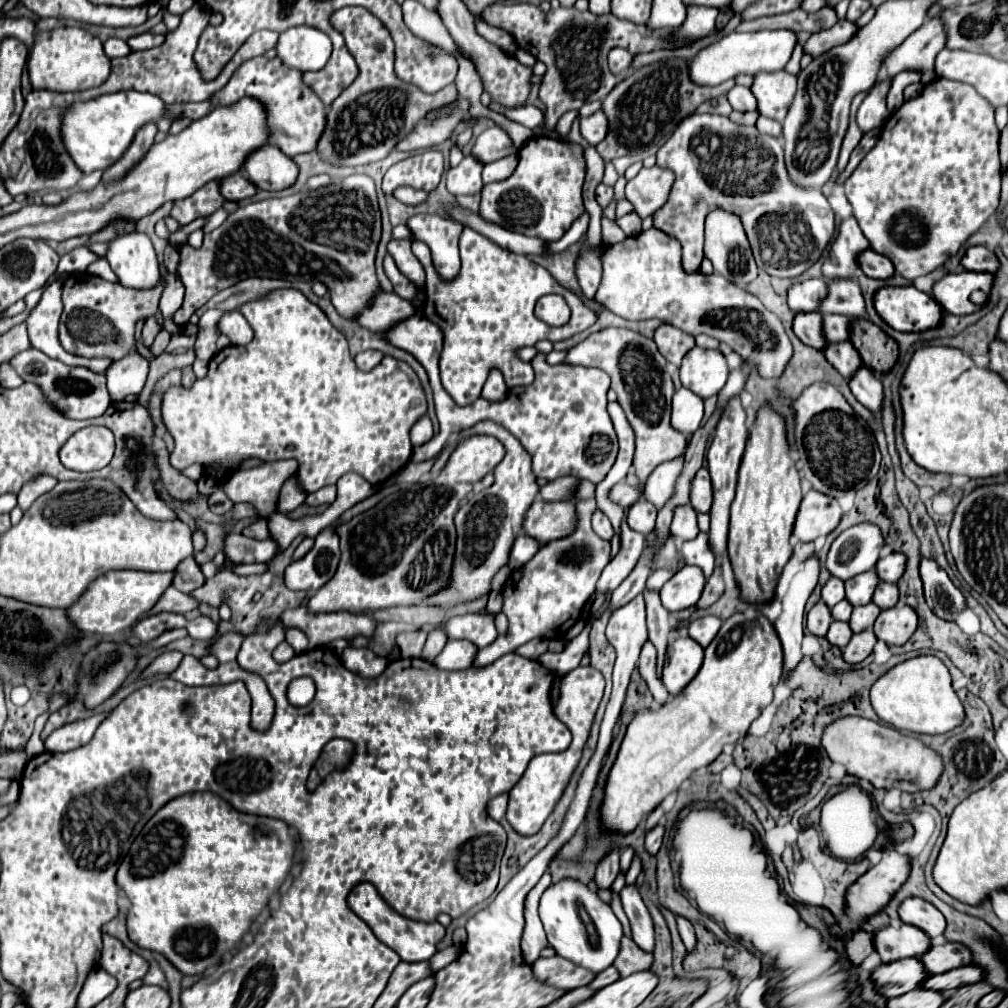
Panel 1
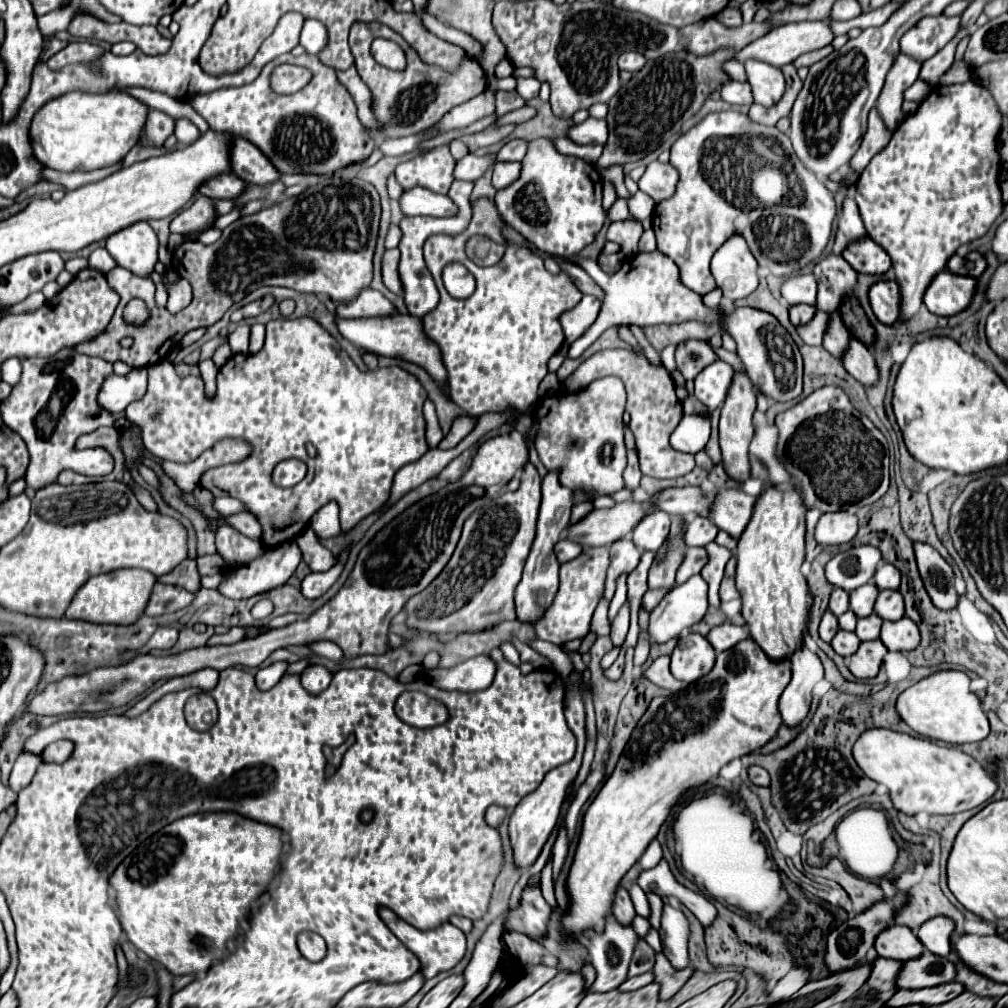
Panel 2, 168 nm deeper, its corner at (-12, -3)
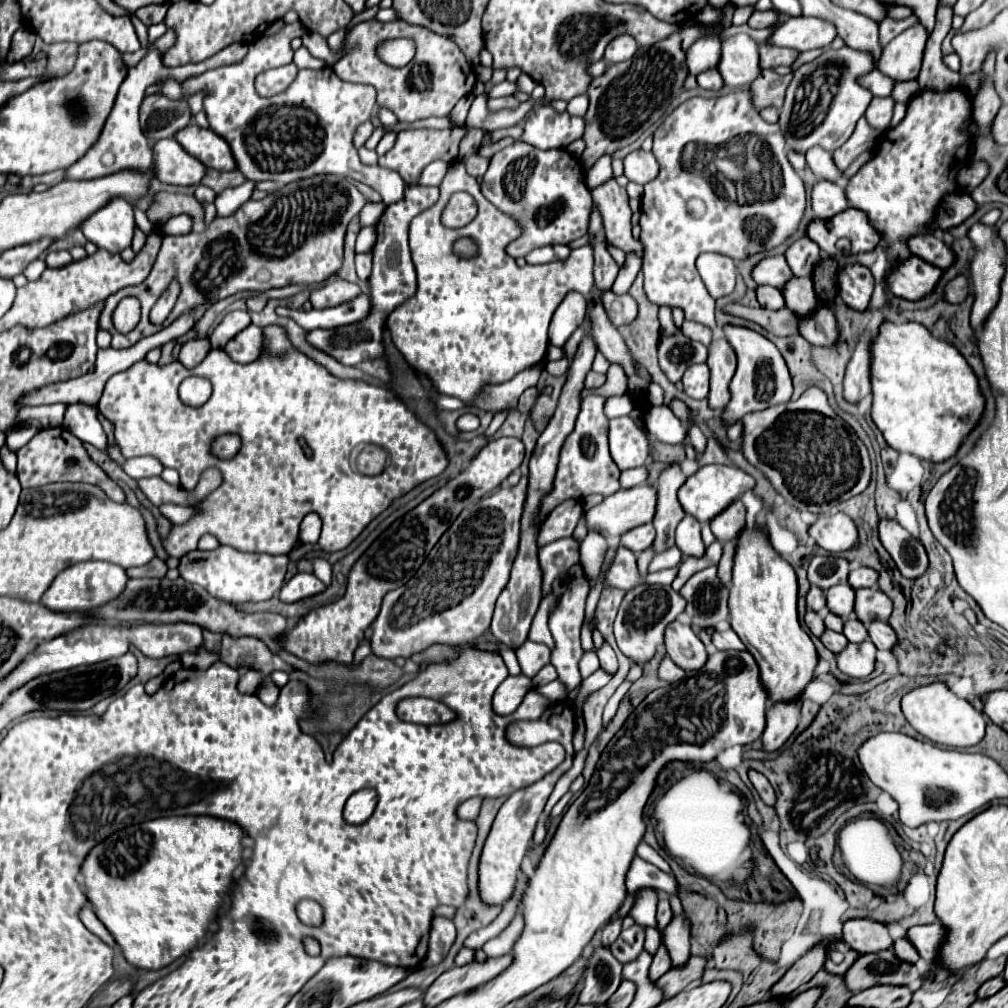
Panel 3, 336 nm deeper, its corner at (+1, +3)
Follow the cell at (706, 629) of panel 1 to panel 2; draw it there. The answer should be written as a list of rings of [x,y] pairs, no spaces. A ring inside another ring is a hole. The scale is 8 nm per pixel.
[[[719,624],[715,628],[711,628],[711,632],[707,634],[707,640],[709,644],[717,650],[717,652],[723,652],[723,650],[729,650],[731,646],[735,646],[737,642],[745,640],[747,634],[741,626],[735,626],[735,624]]]

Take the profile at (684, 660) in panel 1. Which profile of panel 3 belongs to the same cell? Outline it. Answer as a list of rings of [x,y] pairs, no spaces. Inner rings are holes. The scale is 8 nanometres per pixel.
[[[674,620],[664,632],[664,640],[666,640],[668,656],[680,668],[700,670],[706,664],[706,660],[708,660],[706,648],[688,624],[682,624],[680,620]]]

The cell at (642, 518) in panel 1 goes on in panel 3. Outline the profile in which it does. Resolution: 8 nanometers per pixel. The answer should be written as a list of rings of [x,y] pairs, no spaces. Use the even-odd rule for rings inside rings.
[[[644,524],[644,526],[638,526],[638,528],[632,528],[630,532],[626,532],[622,536],[622,546],[632,550],[634,554],[640,554],[642,550],[650,548],[652,542],[654,542],[654,526],[652,524]]]

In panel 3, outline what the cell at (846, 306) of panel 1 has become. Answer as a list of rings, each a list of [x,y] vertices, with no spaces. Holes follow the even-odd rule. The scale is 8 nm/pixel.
[[[798,238],[788,246],[784,256],[794,276],[810,276],[814,262],[822,258],[822,250],[810,238]]]

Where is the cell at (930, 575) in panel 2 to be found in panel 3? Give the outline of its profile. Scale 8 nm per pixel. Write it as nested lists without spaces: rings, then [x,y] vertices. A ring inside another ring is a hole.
[[[882,518],[878,524],[878,536],[882,546],[888,550],[898,570],[906,578],[918,578],[928,568],[928,558],[920,540],[916,540],[896,520]]]

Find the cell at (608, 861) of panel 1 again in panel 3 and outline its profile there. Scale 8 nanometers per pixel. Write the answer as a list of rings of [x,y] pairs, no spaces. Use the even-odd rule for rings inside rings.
[[[612,920],[612,922],[608,922],[608,924],[604,926],[604,930],[602,930],[602,946],[604,946],[604,948],[610,948],[612,942],[618,938],[620,930],[622,930],[622,920]]]

